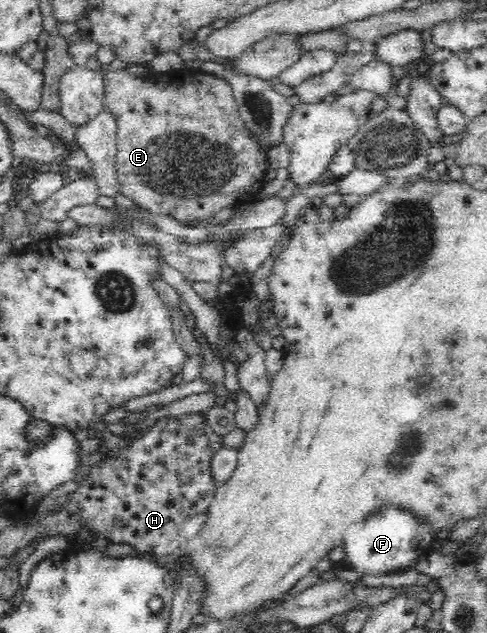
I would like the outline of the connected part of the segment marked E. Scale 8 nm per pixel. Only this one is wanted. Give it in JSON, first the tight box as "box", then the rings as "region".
{"box":[104,68,268,227],"region":[[[184,68],[182,70],[168,70],[167,72],[151,72],[147,76],[137,78],[126,69],[106,72],[104,76],[104,110],[118,116],[117,125],[117,160],[116,171],[120,175],[123,185],[123,195],[130,198],[138,206],[152,213],[166,214],[178,220],[179,223],[190,227],[208,222],[214,218],[216,212],[230,208],[230,206],[254,202],[265,184],[265,172],[268,164],[266,152],[252,140],[252,134],[246,126],[239,112],[238,101],[233,94],[233,87],[224,79],[212,73],[202,72],[200,69]]]}

